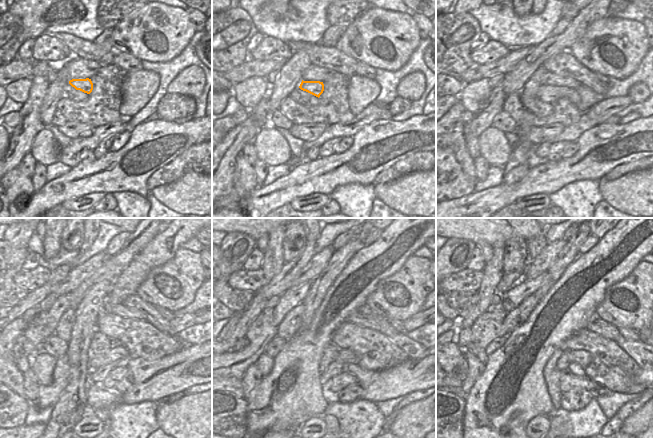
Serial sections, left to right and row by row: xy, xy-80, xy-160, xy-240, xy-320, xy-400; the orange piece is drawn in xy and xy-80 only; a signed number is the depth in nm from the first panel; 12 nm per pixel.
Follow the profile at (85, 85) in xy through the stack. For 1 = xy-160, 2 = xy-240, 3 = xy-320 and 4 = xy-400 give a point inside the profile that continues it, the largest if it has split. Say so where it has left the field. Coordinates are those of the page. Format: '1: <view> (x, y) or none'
1: xy-160 (550, 94)
2: xy-240 (142, 340)
3: xy-320 (375, 351)
4: xy-400 (612, 368)

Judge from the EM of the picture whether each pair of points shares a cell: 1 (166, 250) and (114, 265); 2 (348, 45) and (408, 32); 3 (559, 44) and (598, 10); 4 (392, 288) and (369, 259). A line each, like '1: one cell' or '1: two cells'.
1: two cells
2: one cell
3: one cell
4: two cells

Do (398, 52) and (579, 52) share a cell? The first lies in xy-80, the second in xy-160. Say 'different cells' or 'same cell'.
same cell

